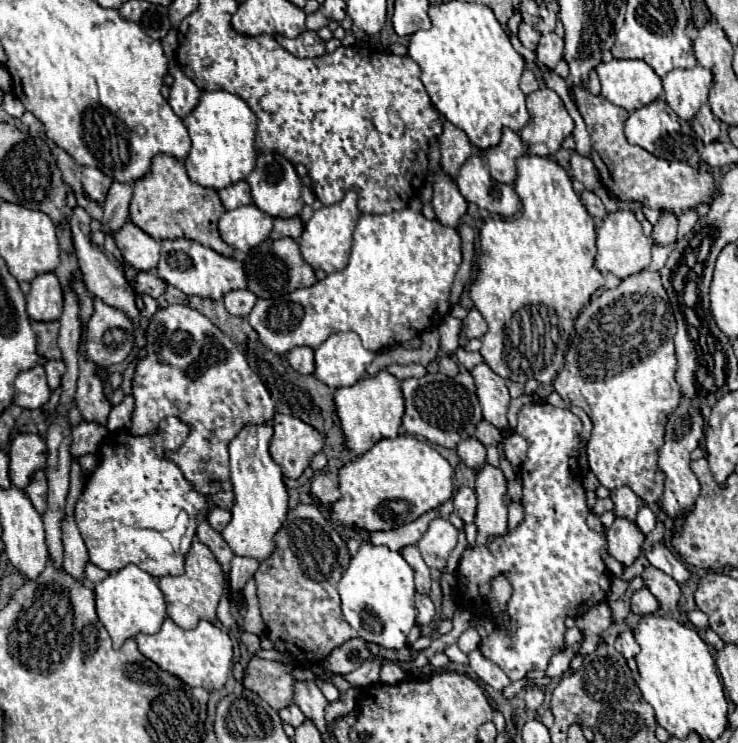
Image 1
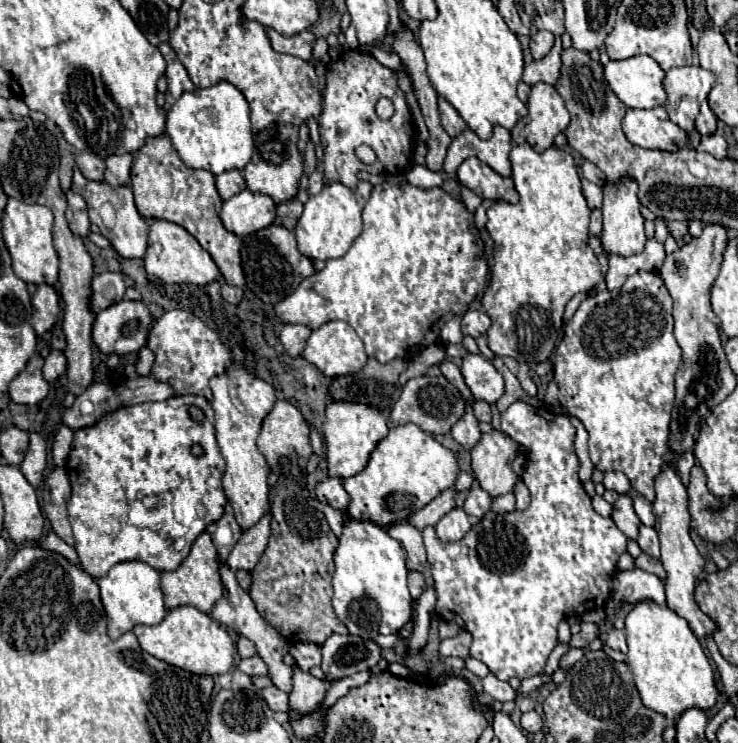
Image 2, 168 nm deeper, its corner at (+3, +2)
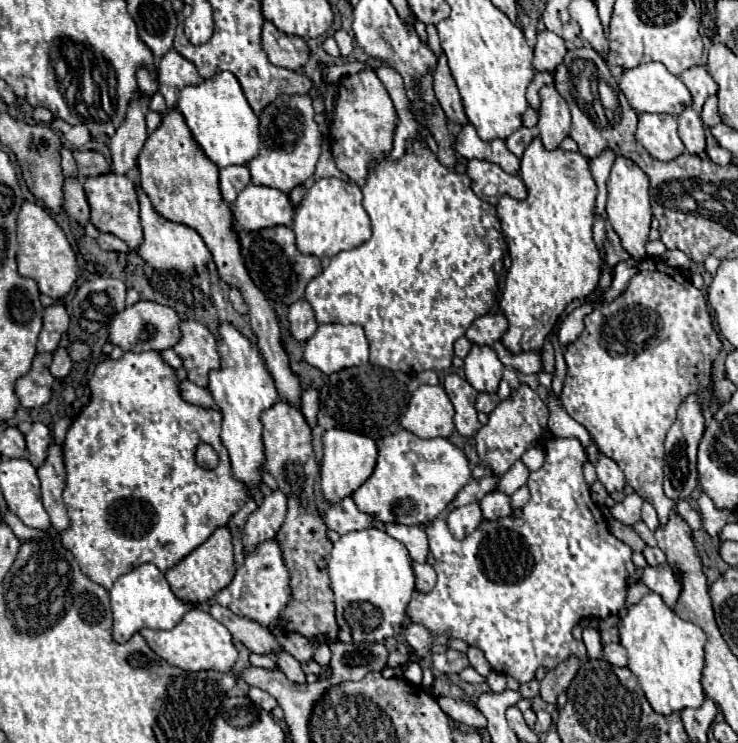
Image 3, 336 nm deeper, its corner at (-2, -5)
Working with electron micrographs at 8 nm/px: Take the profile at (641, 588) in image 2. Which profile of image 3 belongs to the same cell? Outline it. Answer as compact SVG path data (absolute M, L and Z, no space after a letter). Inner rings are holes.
M664 563L664 565L656 565L656 567L646 567L644 573L642 573L642 583L654 591L654 593L660 593L664 603L668 607L674 607L678 597L680 597L680 591L682 591L682 585L680 585L680 579L678 579L678 571Z

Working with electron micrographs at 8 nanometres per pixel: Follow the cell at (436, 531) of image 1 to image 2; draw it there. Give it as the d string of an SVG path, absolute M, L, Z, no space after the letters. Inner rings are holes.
M453 508L451 512L447 512L435 524L435 534L441 542L457 542L467 534L467 530L471 530L469 516L459 508Z

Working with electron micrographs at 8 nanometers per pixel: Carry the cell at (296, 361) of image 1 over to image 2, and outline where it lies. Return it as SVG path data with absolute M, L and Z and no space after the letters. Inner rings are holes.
M287 324L287 326L283 326L279 338L281 338L281 344L283 344L285 352L291 358L297 358L297 356L303 356L303 346L307 344L309 334L311 334L311 330L307 326Z

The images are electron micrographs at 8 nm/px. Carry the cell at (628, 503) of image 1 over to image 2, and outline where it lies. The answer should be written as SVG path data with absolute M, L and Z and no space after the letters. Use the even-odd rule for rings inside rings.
M607 472L605 480L603 480L603 486L607 490L617 492L617 494L629 494L629 490L631 490L629 478L623 472Z

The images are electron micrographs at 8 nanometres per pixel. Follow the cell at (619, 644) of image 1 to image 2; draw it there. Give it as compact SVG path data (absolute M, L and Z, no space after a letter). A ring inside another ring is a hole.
M611 628L607 632L607 640L605 640L605 646L613 648L613 650L619 650L619 652L627 652L627 644L625 644L625 632L623 630L617 630L617 628Z

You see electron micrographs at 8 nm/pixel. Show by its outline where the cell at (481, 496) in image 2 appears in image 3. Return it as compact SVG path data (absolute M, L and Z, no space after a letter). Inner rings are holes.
M500 491L488 493L488 495L480 501L480 509L482 509L484 519L500 519L500 517L512 515L510 497L508 497L506 493L500 493Z

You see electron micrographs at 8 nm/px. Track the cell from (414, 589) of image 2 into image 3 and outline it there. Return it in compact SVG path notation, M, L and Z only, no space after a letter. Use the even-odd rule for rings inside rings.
M414 563L414 575L416 575L416 589L430 591L436 583L436 571L428 563Z

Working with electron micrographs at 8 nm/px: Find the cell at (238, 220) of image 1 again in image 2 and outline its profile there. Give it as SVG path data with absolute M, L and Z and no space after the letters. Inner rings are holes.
M243 190L233 198L223 202L221 220L227 230L237 236L253 234L255 230L263 230L273 224L275 218L275 204L265 194L253 194Z

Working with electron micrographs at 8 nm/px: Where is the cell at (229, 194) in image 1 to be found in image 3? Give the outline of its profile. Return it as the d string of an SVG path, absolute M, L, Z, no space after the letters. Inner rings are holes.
M230 165L220 169L220 191L224 201L232 203L248 183L250 183L250 171L246 165Z

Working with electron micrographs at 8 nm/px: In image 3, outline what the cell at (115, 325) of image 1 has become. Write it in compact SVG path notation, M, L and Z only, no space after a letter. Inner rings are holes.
M138 301L132 307L126 307L122 313L118 313L112 323L110 323L110 341L114 345L120 345L124 351L164 351L176 345L176 341L180 341L182 333L180 333L180 315L176 313L176 309L166 307L166 305L158 305L154 301Z

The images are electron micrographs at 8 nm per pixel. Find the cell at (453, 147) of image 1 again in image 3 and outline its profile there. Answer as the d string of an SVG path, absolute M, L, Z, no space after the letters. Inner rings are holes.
M440 53L438 67L434 71L434 93L436 93L436 99L438 99L438 103L444 109L448 119L452 119L460 125L468 123L466 113L464 113L464 105L462 105L462 97L456 89L456 83L452 81L448 61L446 61L444 53Z

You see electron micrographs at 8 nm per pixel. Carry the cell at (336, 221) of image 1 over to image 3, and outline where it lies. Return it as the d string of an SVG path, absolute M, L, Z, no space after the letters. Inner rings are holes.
M330 177L330 179L318 179L302 203L294 207L294 223L292 231L296 235L296 247L304 255L316 255L316 257L334 257L340 251L354 249L370 239L370 217L366 209L362 207L362 191L360 187Z

